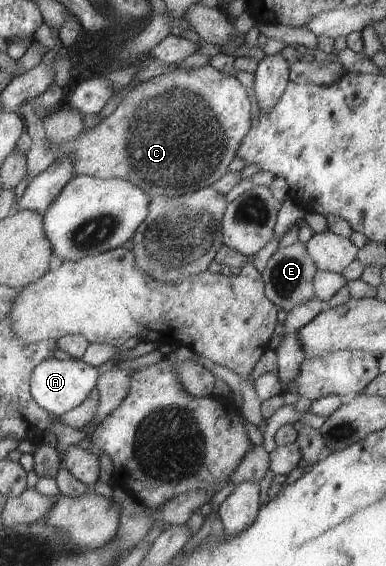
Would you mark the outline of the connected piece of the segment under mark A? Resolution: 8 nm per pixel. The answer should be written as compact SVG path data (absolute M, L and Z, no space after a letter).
M55 357L45 359L32 372L30 390L36 403L43 410L55 415L63 414L79 406L82 400L96 385L97 373L94 367L85 364L80 358L75 360L58 360Z

